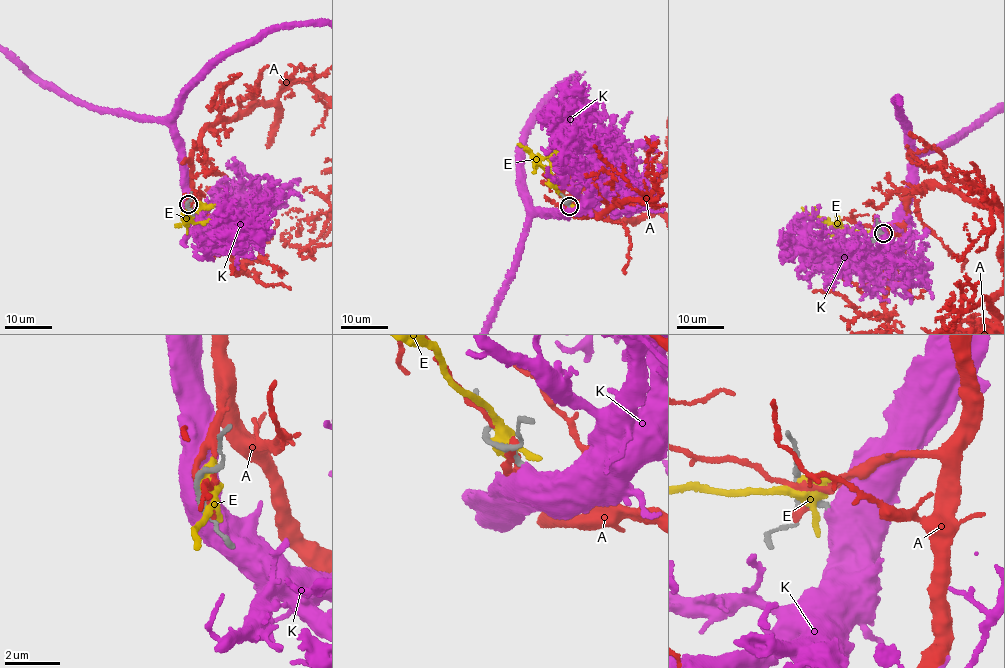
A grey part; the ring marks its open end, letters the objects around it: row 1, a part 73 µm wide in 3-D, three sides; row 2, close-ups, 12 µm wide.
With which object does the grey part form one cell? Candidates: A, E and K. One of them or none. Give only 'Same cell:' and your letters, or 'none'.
Same cell: none

